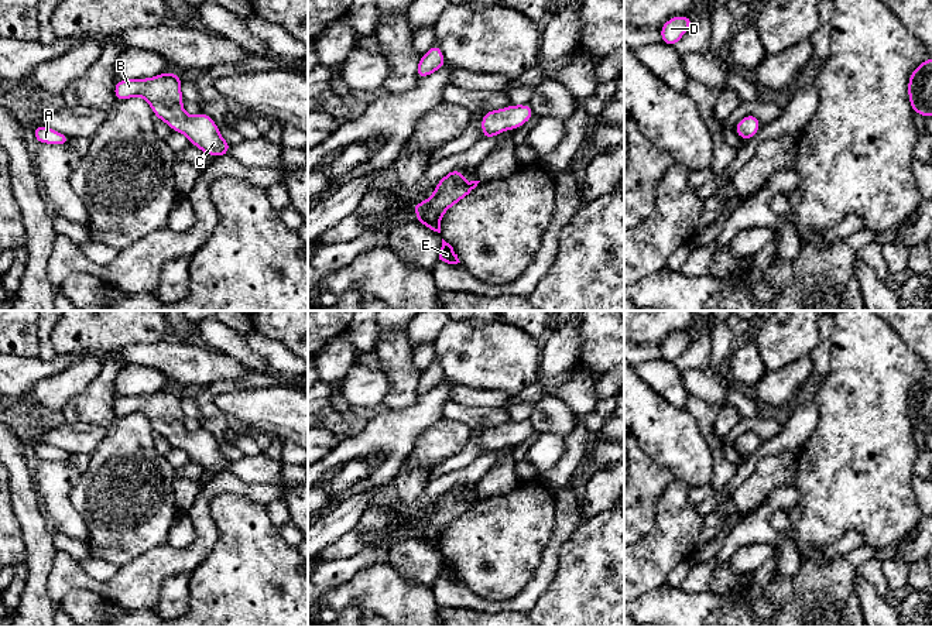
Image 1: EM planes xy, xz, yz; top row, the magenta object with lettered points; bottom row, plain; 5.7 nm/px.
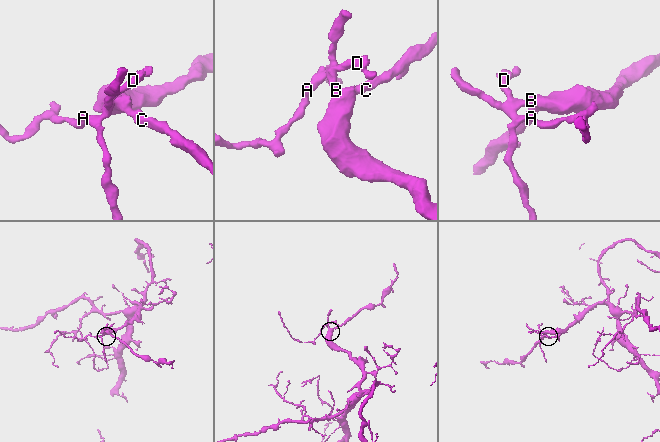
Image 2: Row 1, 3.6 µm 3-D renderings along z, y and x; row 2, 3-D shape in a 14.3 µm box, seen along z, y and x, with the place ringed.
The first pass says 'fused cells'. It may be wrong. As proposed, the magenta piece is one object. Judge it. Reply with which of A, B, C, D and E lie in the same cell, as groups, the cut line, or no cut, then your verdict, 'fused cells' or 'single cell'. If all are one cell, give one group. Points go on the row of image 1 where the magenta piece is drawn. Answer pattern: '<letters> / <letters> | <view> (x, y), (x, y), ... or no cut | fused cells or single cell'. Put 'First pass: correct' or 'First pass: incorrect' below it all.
A B C D E | no cut | single cell
First pass: incorrect

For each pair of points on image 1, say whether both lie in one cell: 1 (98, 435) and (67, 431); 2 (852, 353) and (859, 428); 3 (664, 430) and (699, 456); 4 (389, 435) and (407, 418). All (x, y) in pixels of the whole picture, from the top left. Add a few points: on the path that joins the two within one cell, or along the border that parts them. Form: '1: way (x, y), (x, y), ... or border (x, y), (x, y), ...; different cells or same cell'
1: way (91, 435), (74, 435); same cell
2: way (853, 372), (859, 377), (859, 410); same cell
3: way (672, 438), (691, 454); same cell
4: way (393, 432), (403, 422); same cell

